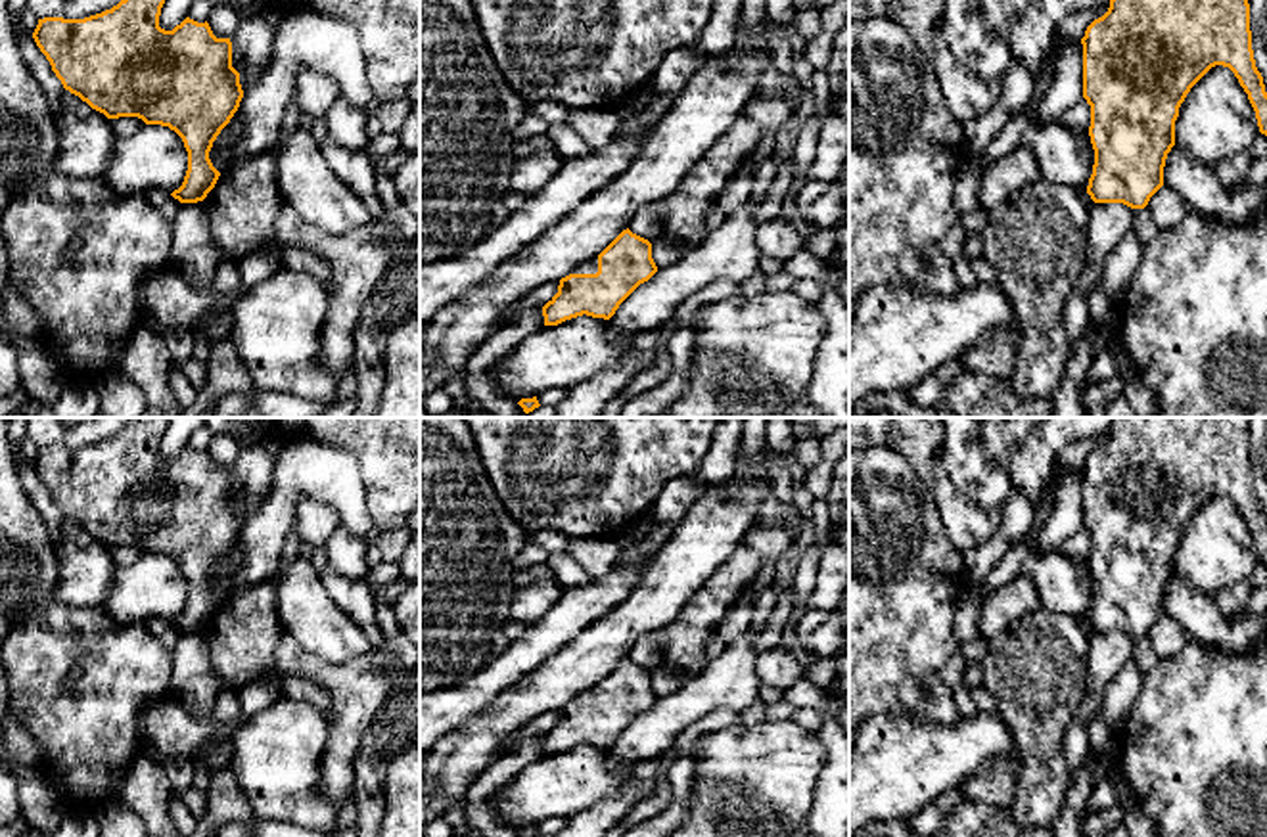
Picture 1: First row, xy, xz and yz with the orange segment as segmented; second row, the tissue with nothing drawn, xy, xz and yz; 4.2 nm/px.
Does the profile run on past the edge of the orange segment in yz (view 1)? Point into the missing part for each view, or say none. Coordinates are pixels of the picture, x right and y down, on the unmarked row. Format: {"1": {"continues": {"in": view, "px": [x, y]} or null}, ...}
{"1": {"continues": null}}

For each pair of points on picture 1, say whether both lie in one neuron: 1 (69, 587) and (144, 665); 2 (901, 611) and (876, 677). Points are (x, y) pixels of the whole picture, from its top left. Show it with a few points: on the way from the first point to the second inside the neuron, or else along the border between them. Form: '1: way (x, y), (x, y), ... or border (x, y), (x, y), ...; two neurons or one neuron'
1: border (56, 598), (68, 606), (98, 608); two neurons
2: way (890, 627), (880, 636), (880, 656), (876, 661); one neuron

